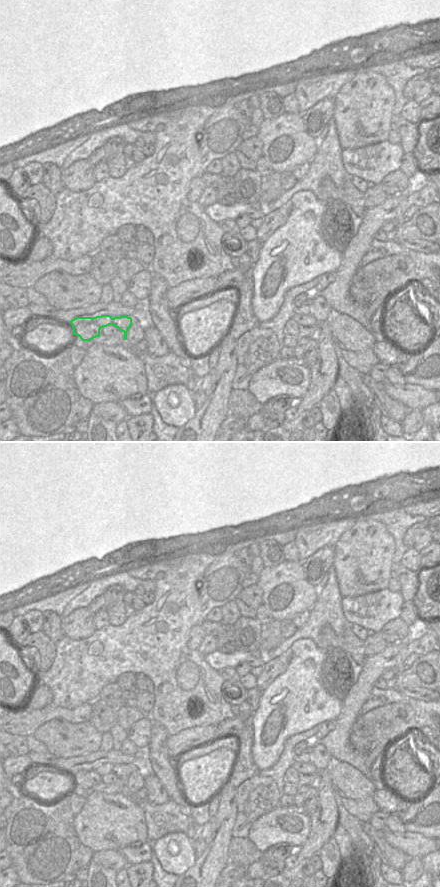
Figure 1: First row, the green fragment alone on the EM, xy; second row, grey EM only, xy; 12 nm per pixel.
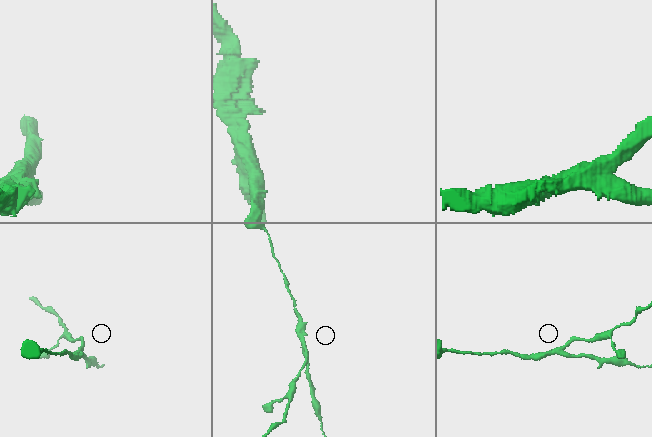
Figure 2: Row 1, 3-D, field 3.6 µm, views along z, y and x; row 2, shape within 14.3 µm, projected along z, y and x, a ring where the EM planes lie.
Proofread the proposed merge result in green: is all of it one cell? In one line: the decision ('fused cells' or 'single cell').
fused cells

